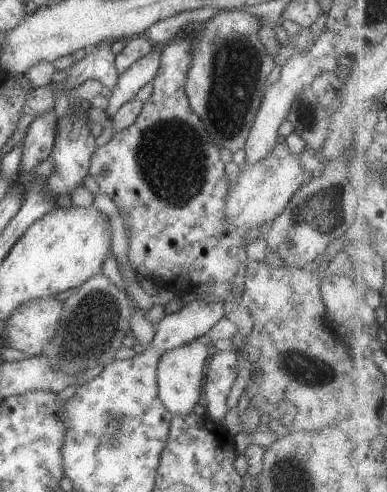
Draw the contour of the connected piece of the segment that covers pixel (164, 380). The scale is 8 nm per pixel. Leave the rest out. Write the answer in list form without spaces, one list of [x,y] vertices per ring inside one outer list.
[[[193,339],[187,344],[166,350],[158,360],[156,383],[158,397],[163,408],[173,416],[185,416],[192,412],[200,399],[203,378],[203,362],[207,356],[207,346]]]

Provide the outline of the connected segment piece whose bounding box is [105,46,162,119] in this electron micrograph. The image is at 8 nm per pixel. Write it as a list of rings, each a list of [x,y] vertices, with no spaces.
[[[152,46],[145,56],[135,60],[127,70],[117,75],[117,82],[110,89],[111,96],[108,97],[107,108],[105,108],[109,119],[116,114],[122,104],[131,101],[140,88],[153,81],[159,68],[161,51],[161,47]]]

